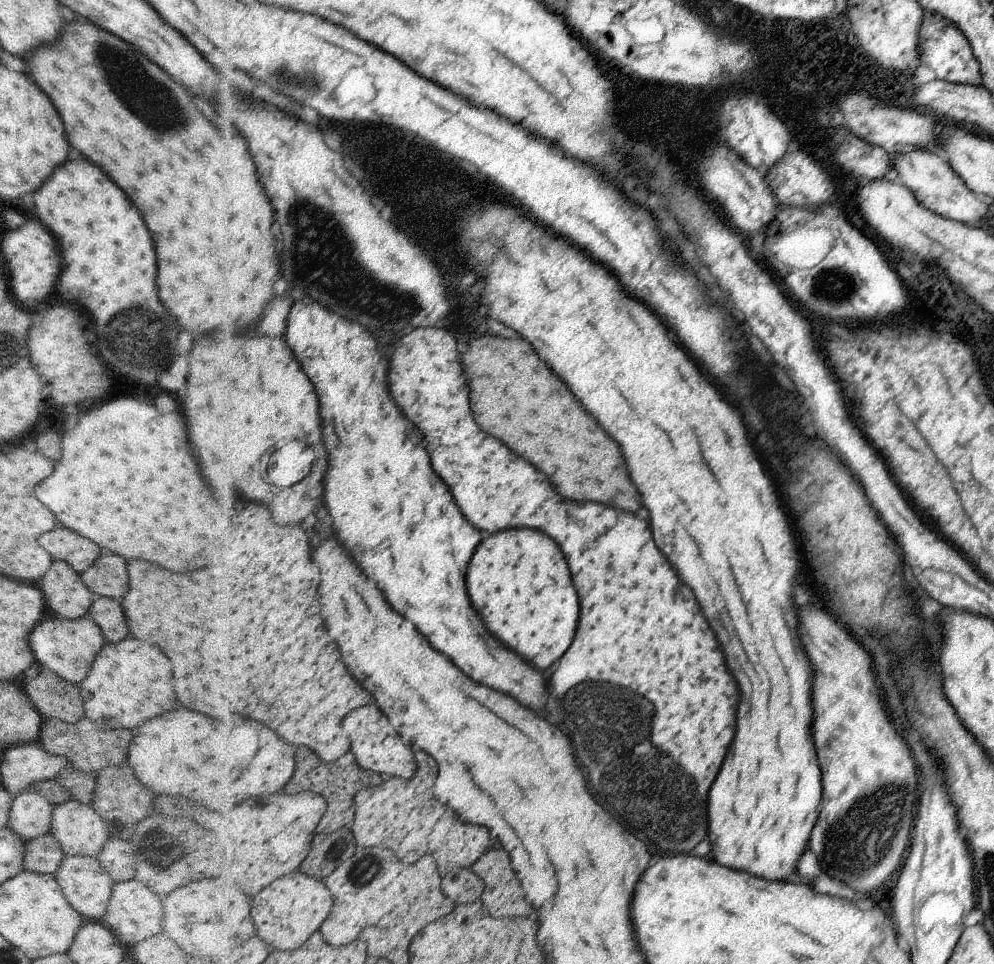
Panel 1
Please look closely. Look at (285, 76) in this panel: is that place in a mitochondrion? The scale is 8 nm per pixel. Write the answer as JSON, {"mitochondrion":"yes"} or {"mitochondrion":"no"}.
{"mitochondrion":"yes"}

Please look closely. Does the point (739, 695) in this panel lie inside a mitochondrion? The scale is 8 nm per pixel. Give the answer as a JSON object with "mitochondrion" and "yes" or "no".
{"mitochondrion":"no"}

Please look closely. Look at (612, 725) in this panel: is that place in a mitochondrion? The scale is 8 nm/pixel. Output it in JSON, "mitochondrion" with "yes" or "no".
{"mitochondrion":"yes"}

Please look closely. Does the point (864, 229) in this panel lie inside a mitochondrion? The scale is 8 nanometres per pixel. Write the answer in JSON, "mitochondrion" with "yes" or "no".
{"mitochondrion":"no"}

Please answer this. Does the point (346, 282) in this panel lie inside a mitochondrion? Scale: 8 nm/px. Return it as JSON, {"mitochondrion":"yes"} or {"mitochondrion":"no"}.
{"mitochondrion":"yes"}

